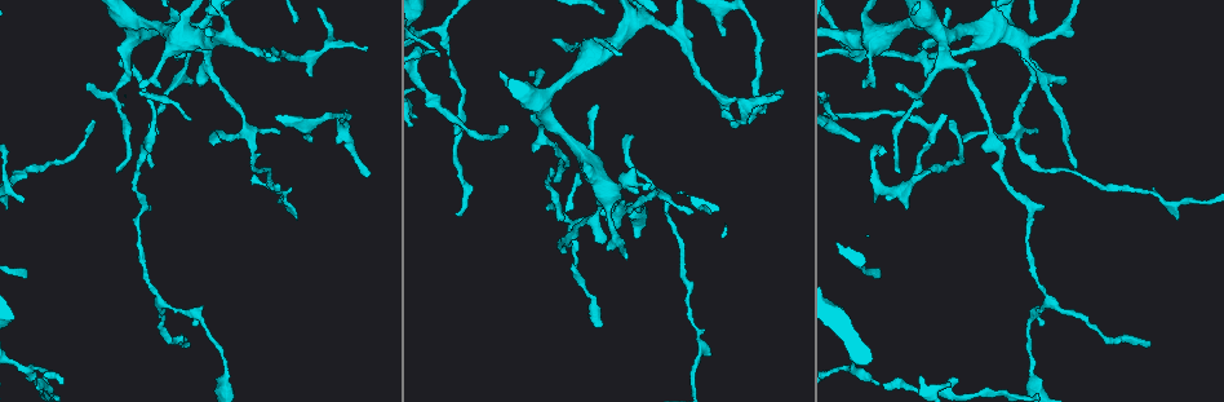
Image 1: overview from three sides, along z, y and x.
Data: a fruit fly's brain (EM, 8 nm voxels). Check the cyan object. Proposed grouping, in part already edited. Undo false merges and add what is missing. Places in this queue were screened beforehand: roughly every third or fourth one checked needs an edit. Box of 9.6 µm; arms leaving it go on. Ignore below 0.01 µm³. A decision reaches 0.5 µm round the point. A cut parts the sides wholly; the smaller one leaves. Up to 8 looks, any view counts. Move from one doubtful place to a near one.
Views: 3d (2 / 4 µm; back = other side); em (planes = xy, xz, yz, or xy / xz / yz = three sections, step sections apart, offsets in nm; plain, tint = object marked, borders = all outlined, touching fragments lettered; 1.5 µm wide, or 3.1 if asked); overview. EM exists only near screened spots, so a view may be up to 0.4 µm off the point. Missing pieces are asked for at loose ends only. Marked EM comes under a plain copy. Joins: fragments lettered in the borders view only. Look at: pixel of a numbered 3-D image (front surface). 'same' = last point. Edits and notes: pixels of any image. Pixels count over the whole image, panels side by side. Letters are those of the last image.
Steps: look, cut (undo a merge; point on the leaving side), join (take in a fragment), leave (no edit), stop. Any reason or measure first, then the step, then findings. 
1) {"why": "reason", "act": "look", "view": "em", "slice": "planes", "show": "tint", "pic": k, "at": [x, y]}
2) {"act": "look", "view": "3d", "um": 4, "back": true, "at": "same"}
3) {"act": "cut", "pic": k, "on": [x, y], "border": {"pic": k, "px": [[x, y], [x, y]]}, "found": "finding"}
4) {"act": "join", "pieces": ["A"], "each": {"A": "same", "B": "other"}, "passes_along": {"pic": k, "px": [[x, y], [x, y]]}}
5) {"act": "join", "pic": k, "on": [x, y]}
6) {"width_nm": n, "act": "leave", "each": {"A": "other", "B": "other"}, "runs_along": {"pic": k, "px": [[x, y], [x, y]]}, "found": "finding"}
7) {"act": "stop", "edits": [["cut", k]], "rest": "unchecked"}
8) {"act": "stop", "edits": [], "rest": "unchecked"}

{"why": "free end", "act": "look", "view": "em", "slice": "xz", "step": 8, "show": "tint", "pic": 1, "at": [779, 92]}

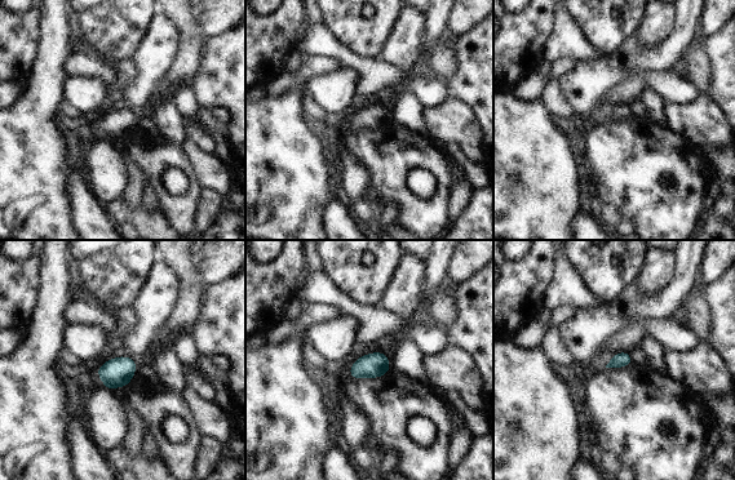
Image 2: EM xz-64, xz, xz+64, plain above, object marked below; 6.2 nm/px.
{"why": "cut it another way", "act": "look", "view": "em", "slice": "planes", "show": "borders", "at": "same"}

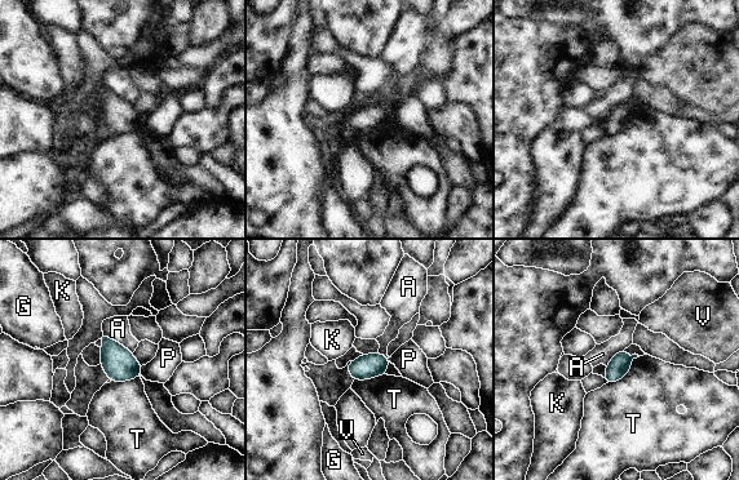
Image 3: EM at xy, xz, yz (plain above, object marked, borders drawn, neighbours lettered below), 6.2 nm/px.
{"longest_contact_nm": ["T", 260], "act": "leave", "each": {"A": "other", "G": "other", "K": "other", "P": "other", "T": "other", "V": "other"}, "found": "none of them fits"}

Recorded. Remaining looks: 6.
{"why": "three arms meet", "act": "look", "view": "em", "slice": "yz", "step": 4, "show": "tint", "pic": 1, "at": [546, 118]}

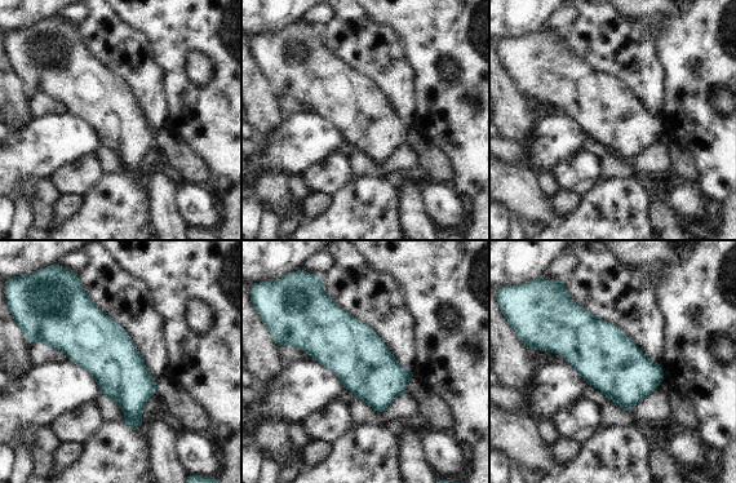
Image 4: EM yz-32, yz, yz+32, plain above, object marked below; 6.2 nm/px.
{"why": "cut it another way", "act": "look", "view": "em", "slice": "planes", "show": "tint", "at": "same"}

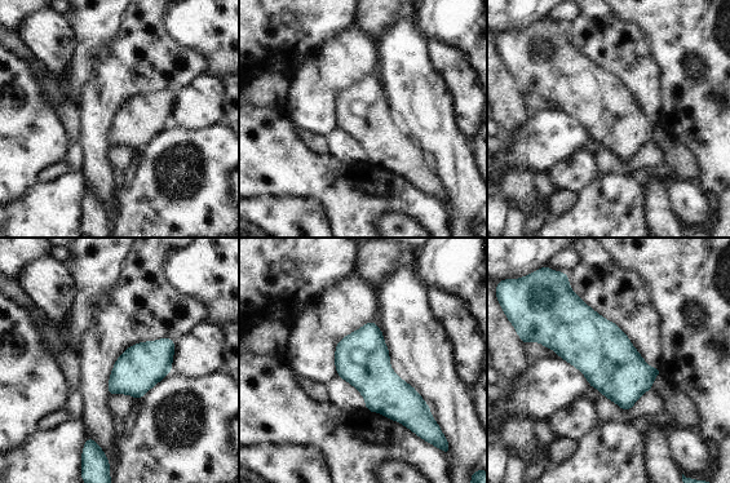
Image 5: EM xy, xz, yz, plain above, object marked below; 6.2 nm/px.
{"why": "what lies round it", "act": "look", "view": "em", "slice": "planes", "show": "borders", "at": "same"}

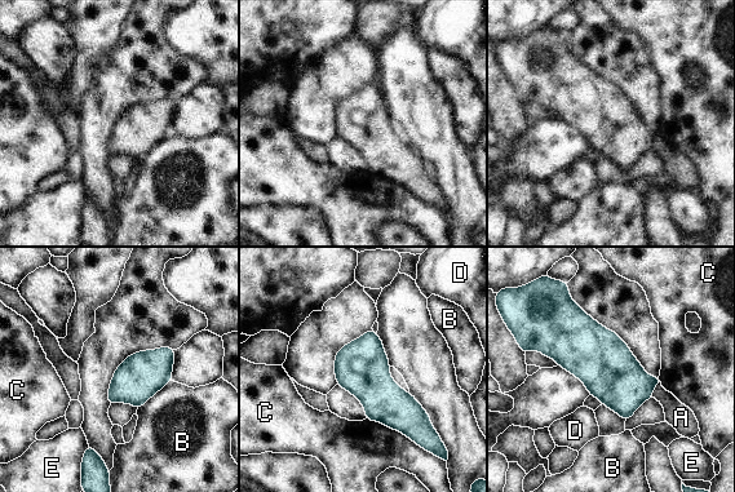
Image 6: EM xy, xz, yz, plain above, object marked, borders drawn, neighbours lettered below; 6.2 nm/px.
{"width_nm": 340, "act": "leave", "each": {"A": "other", "B": "other", "C": "other", "D": "other", "E": "other"}, "border": {"pic": 6, "px": [[171, 380], [137, 410]]}, "found": "all the same neuron"}

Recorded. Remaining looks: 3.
{"why": "calibre changes", "act": "look", "view": "em", "slice": "yz", "step": 8, "show": "tint", "pic": 1, "at": [642, 206]}

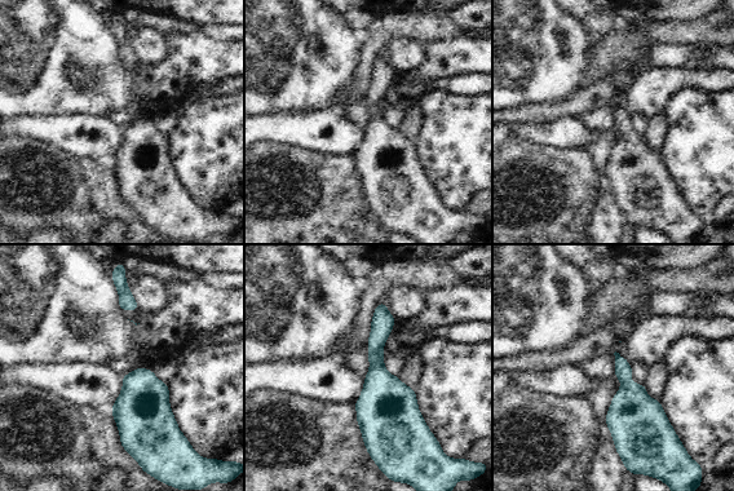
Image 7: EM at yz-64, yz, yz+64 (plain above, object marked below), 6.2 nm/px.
{"why": "another direction", "act": "look", "view": "em", "slice": "planes", "show": "tint", "at": "same"}

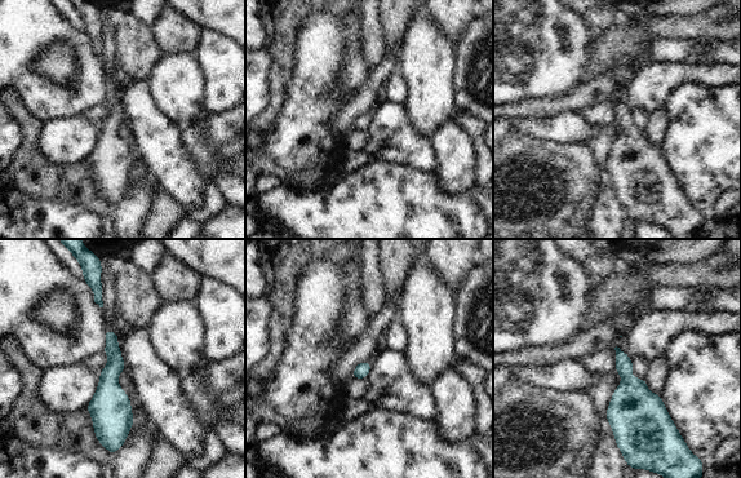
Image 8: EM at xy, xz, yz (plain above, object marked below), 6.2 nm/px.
{"why": "see the neighbours", "act": "look", "view": "em", "slice": "planes", "show": "borders", "at": "same"}

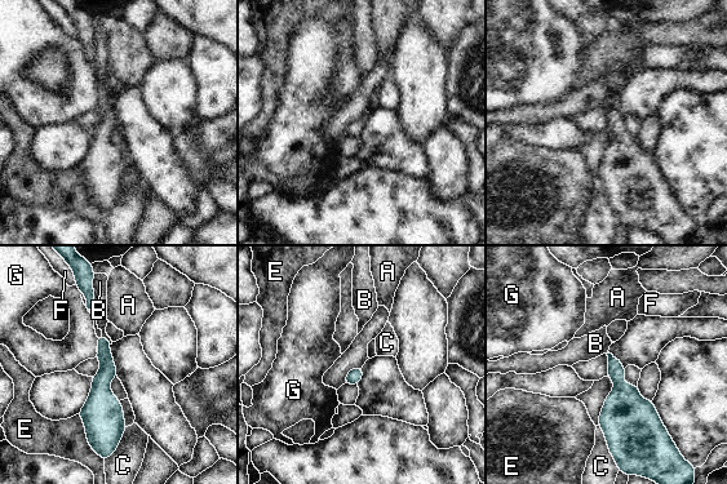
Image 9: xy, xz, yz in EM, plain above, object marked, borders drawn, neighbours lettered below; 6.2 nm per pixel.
{"longest_contact_nm": ["E", 320], "act": "leave", "each": {"A": "other", "B": "other", "C": "other", "E": "other", "F": "other", "G": "other"}, "border": {"pic": 9, "px": [[92, 283], [96, 312]]}, "found": "all the same neuron"}

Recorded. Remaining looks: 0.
{"act": "stop", "edits": [], "rest": "unchecked"}

